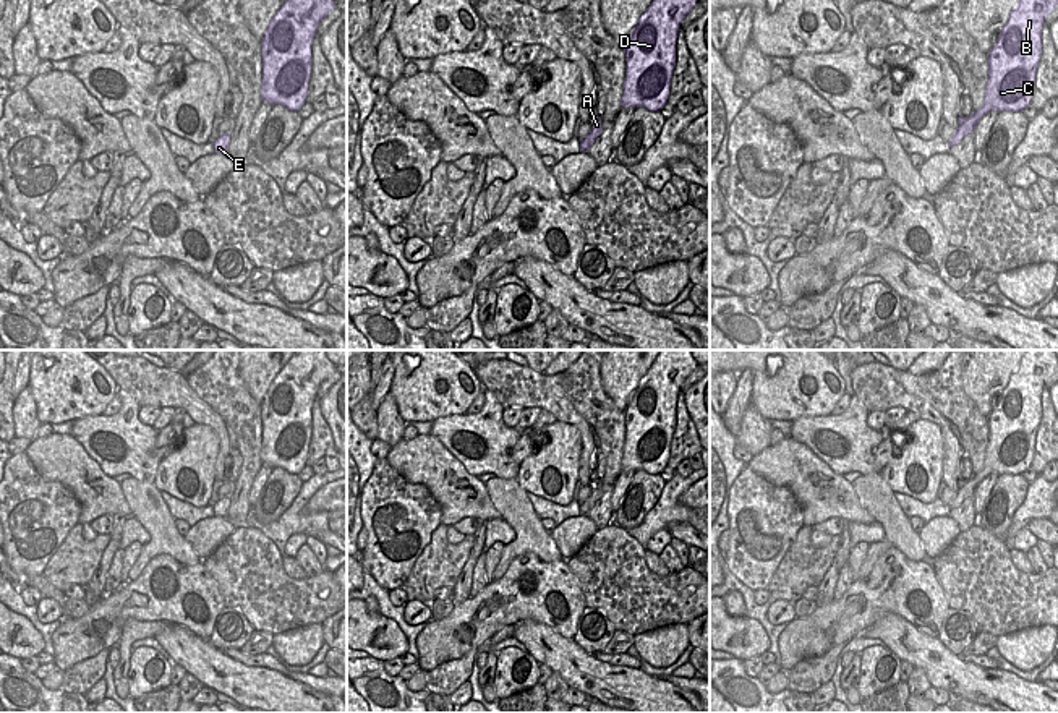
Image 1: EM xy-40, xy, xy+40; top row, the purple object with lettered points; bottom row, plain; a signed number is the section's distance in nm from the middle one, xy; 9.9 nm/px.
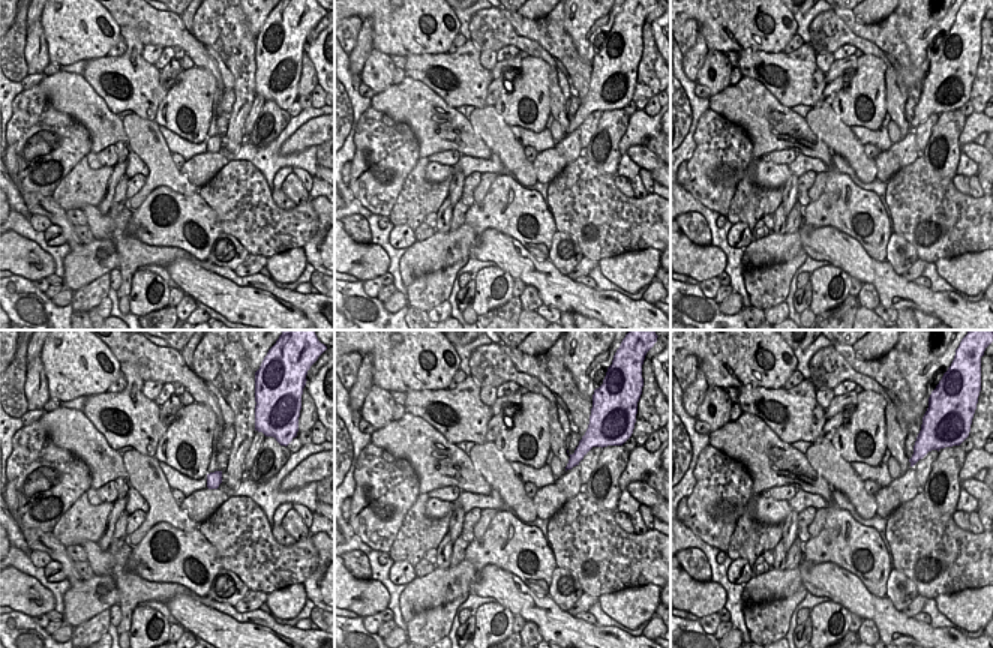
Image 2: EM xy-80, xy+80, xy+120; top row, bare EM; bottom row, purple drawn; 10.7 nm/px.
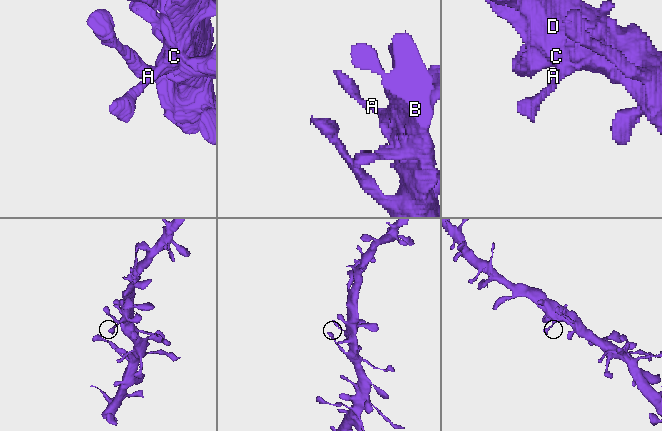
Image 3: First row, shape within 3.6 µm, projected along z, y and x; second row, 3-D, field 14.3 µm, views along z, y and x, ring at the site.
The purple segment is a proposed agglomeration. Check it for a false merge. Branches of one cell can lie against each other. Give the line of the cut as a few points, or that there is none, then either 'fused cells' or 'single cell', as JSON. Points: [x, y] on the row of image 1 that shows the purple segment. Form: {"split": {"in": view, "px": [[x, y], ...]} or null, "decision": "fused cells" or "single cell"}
{"split": null, "decision": "single cell"}

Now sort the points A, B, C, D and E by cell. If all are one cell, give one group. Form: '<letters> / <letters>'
A B C D E

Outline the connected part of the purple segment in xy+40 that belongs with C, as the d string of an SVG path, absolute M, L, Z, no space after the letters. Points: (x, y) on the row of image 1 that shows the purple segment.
M1019 0L1001 28L996 44L988 52L988 81L983 104L967 118L958 117L959 126L949 139L956 146L972 133L990 110L1022 112L1032 100L1035 73L1042 55L1042 28L1058 0Z

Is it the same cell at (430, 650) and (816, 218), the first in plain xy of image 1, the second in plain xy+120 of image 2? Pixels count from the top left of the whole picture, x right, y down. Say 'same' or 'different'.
same

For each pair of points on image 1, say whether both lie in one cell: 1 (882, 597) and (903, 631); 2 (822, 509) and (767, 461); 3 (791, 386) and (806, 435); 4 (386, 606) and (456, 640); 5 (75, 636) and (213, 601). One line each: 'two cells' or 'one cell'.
1: two cells
2: one cell
3: two cells
4: two cells
5: one cell

